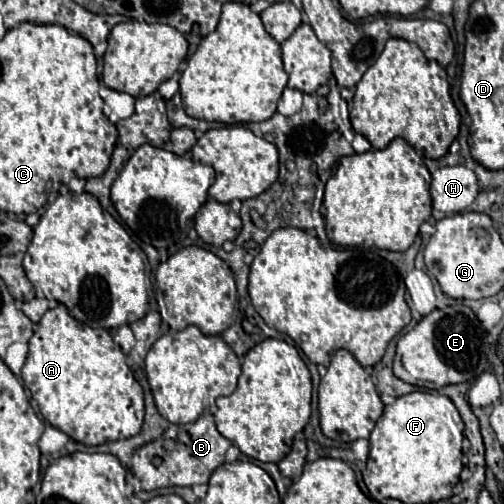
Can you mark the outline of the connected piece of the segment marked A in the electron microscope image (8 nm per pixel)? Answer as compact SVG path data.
M65 305L49 309L37 325L37 331L29 339L29 355L21 371L21 379L31 391L39 405L41 415L57 429L67 433L73 441L85 445L101 445L105 441L127 439L141 431L145 417L145 405L141 395L141 385L135 381L131 369L127 367L127 357L121 347L113 341L107 329L89 327L73 319Z

